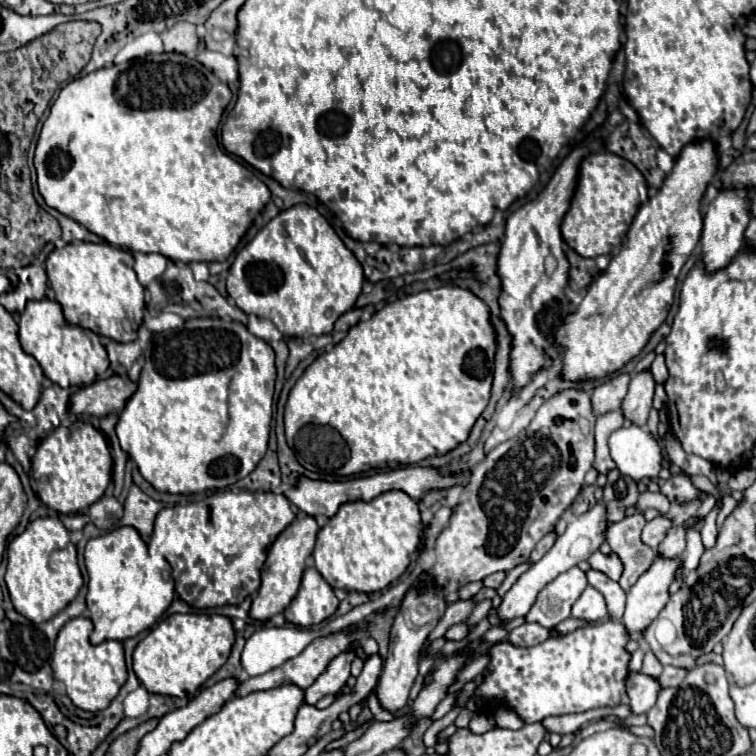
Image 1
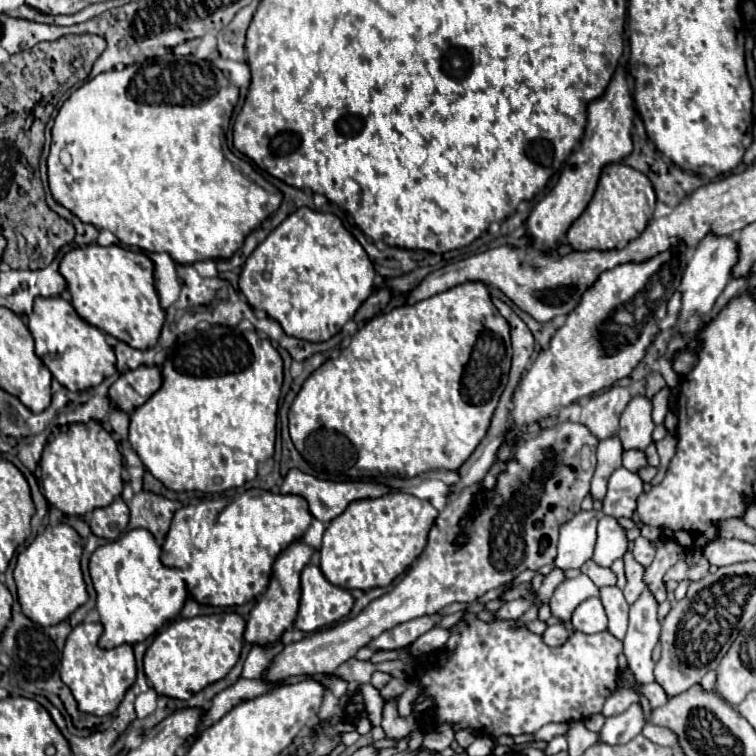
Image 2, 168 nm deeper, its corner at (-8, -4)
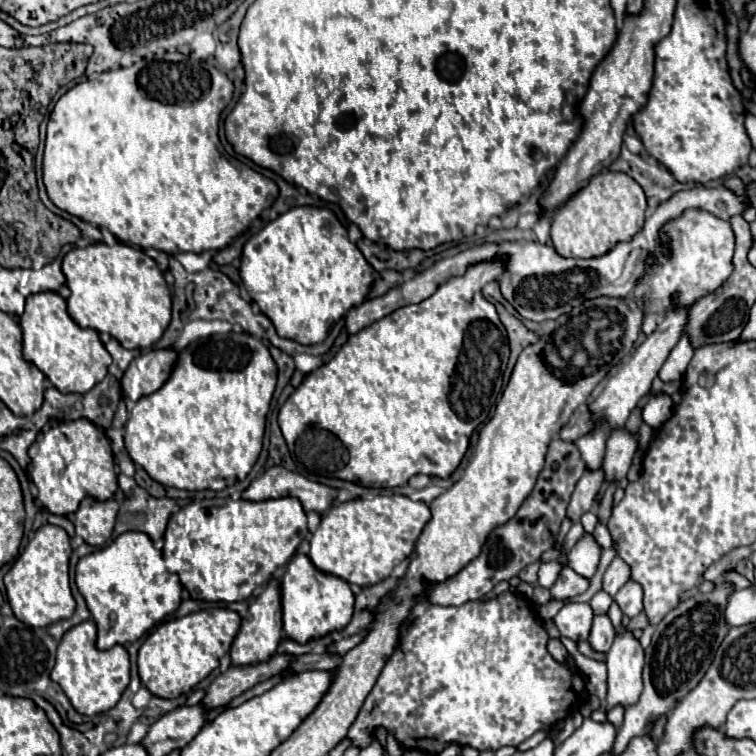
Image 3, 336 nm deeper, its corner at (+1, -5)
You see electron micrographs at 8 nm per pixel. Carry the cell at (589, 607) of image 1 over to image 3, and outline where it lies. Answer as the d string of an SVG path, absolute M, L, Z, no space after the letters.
M564 604L562 610L554 616L554 624L558 626L560 634L574 640L574 642L580 642L580 640L586 640L588 634L590 634L590 628L592 628L592 608L590 604Z

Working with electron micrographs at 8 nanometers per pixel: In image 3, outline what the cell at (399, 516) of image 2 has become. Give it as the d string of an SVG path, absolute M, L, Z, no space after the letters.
M376 496L372 500L350 500L334 506L310 538L310 560L314 566L356 586L374 586L390 576L392 568L414 550L414 544L430 520L430 508L408 496Z

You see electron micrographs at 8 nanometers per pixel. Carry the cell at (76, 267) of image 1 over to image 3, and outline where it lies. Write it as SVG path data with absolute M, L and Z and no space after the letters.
M102 242L90 244L86 248L72 248L62 260L62 274L66 276L66 286L70 288L68 314L72 316L72 320L82 328L92 328L96 332L110 334L128 350L150 348L154 342L162 338L166 326L170 324L172 302L170 302L170 290L164 282L162 270L146 252L138 248L126 244L106 246Z

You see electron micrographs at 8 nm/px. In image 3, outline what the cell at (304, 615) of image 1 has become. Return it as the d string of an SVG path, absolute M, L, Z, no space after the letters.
M296 554L292 558L282 576L280 590L284 608L284 632L300 644L344 628L352 618L354 594L350 586L336 576L318 572L306 554Z

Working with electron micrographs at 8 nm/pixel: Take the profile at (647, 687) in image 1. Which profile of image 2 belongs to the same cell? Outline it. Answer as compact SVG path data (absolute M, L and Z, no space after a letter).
M631 705L621 715L609 717L599 731L599 743L619 745L631 741L635 735L641 733L645 725L645 717L641 713L641 705Z

